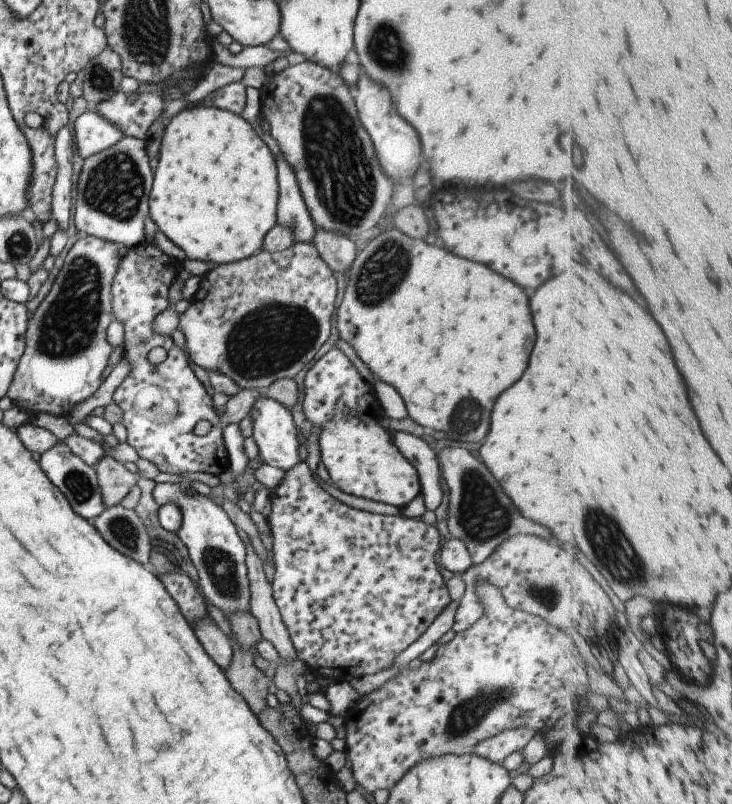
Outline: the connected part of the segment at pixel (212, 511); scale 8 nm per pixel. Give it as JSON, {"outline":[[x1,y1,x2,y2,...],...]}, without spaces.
{"outline":[[179,481,154,483,151,496,159,507,169,502,178,506,181,524,175,534,188,550,188,557,195,567,203,596,213,606,219,608,223,616,234,610,249,611,249,591,244,561,246,550,237,535,235,525,229,521,221,505,217,505,209,497,191,490,187,484]]}

